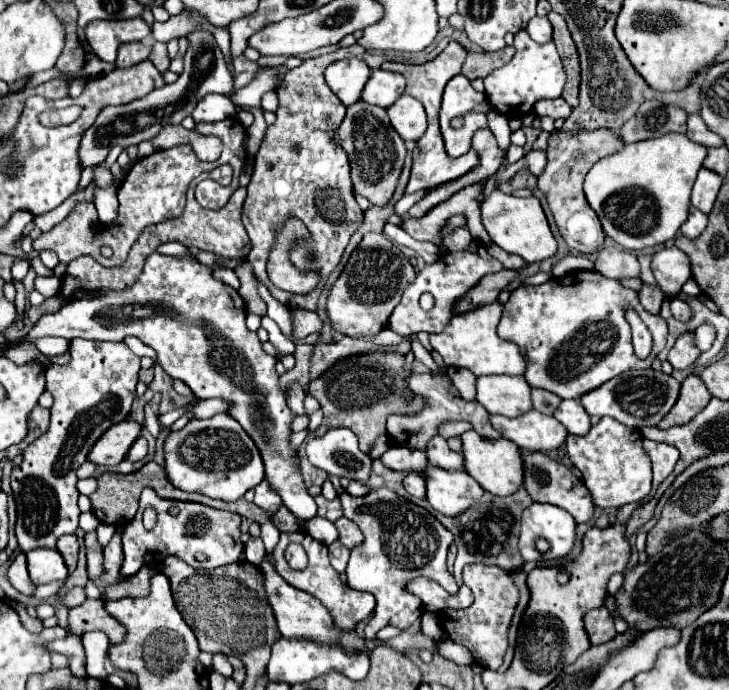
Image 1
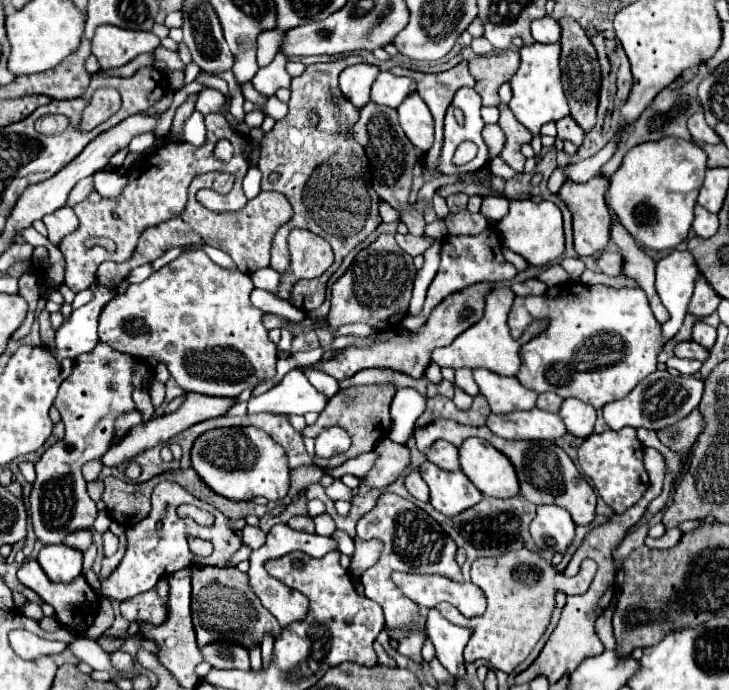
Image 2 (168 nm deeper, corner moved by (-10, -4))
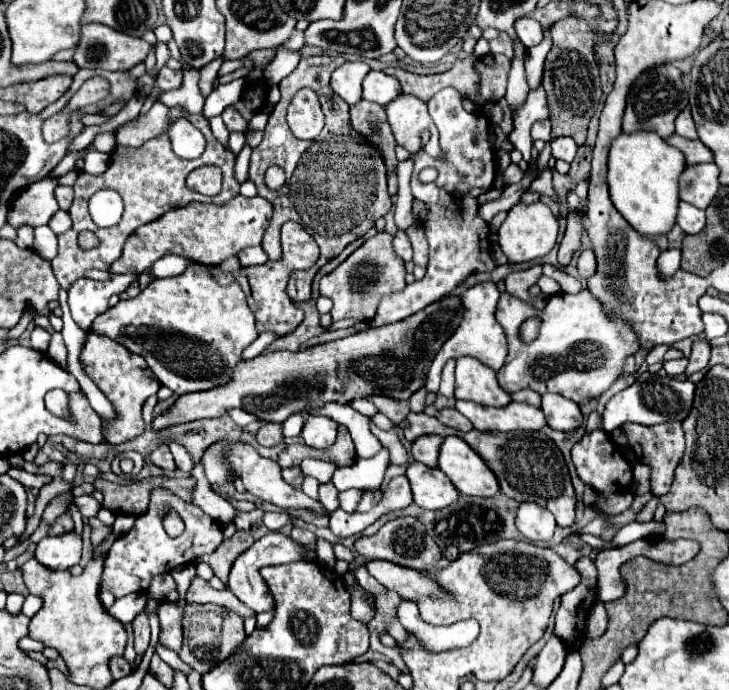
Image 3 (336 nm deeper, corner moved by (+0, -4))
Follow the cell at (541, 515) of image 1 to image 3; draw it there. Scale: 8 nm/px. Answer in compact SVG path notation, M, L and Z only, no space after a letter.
M520 504L518 516L516 516L516 528L526 536L530 542L540 540L552 540L556 530L556 520L552 512L542 508L540 504Z

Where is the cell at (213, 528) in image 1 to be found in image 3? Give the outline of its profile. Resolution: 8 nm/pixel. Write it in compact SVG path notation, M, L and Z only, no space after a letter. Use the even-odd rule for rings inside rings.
M154 488L150 494L150 506L148 506L146 514L136 518L130 532L126 532L124 536L114 540L114 544L108 552L108 558L104 560L100 592L110 592L114 598L122 598L122 596L136 594L136 592L146 592L146 588L150 586L154 576L170 572L174 566L194 562L198 556L212 554L222 544L222 540L224 540L224 534L222 534L220 522L212 520L198 506L184 502L170 490ZM156 506L160 506L160 508L156 508ZM164 506L174 508L186 524L186 530L176 538L170 538L162 528Z

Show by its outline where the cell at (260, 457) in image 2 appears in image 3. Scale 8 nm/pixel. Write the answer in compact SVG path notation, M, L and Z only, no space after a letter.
M220 440L216 444L212 444L210 448L206 448L204 456L200 458L202 466L204 466L204 474L208 478L210 484L228 484L228 482L236 482L242 480L246 492L254 494L260 500L272 502L282 510L290 510L290 508L310 508L316 512L326 512L324 506L320 502L312 502L312 498L308 498L302 490L292 488L290 484L286 484L280 476L280 466L278 462L264 458L256 452L256 448L248 442L226 442Z

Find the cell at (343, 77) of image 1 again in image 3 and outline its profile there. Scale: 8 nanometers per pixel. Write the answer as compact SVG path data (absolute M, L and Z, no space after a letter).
M344 62L330 80L332 90L350 106L362 100L362 80L370 72L366 62Z

